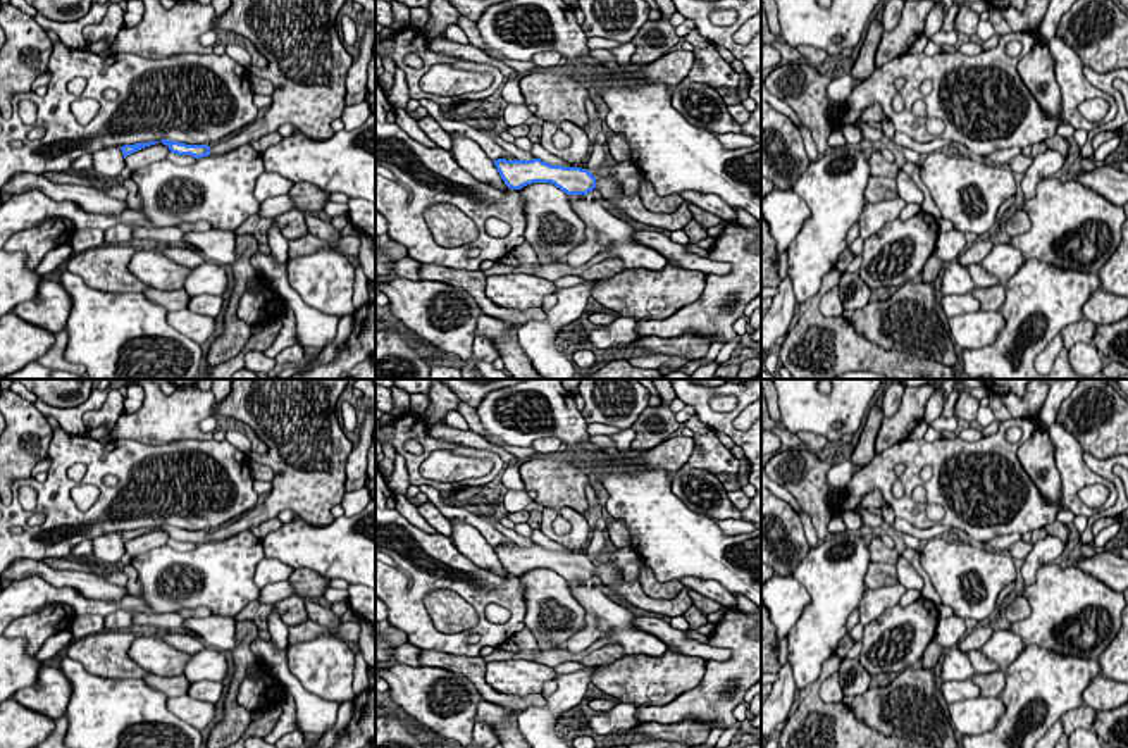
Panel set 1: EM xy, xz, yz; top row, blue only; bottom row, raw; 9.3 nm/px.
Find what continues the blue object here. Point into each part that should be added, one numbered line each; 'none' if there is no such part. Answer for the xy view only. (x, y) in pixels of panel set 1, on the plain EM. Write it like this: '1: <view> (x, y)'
1: xy (297, 419)

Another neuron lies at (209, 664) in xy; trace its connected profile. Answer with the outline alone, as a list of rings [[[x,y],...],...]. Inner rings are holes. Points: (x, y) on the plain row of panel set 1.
[[[203,648],[191,653],[186,664],[184,676],[191,681],[222,681],[227,676],[229,665],[226,657],[217,648]]]

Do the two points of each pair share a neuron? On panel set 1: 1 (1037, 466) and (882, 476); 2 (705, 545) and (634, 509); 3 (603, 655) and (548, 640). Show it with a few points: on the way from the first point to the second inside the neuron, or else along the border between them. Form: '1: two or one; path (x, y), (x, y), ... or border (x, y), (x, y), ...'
1: two; border (1034, 428), (1018, 448), (1018, 461), (1047, 500)
2: one; path (687, 545), (679, 543), (651, 516)
3: two; border (541, 650), (551, 652)

